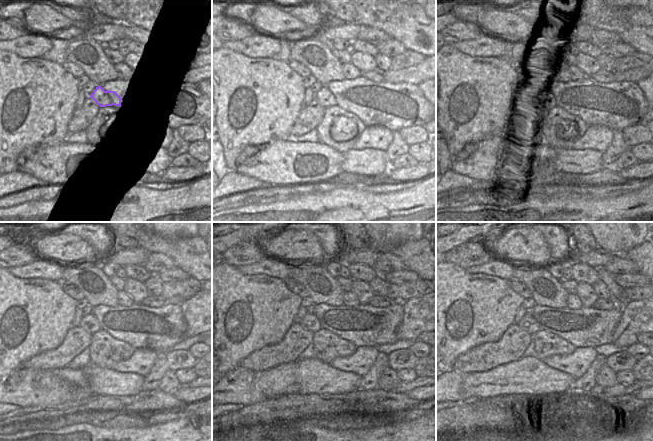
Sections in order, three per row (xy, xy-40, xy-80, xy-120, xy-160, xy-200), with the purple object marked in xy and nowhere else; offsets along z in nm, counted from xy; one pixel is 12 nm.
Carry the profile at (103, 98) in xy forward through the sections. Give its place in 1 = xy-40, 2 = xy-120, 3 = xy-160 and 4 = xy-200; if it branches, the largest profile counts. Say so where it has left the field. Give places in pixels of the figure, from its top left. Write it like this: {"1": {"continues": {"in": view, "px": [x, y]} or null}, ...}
{"1": {"continues": {"in": "xy-40", "px": [325, 98]}}, "2": {"continues": {"in": "xy-120", "px": [89, 323]}}, "3": {"continues": {"in": "xy-160", "px": [309, 322]}}, "4": {"continues": {"in": "xy-200", "px": [528, 324]}}}

